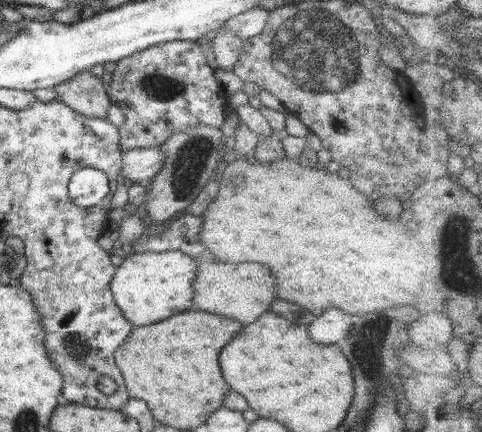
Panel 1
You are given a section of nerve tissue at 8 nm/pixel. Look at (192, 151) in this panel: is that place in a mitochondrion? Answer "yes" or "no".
yes

